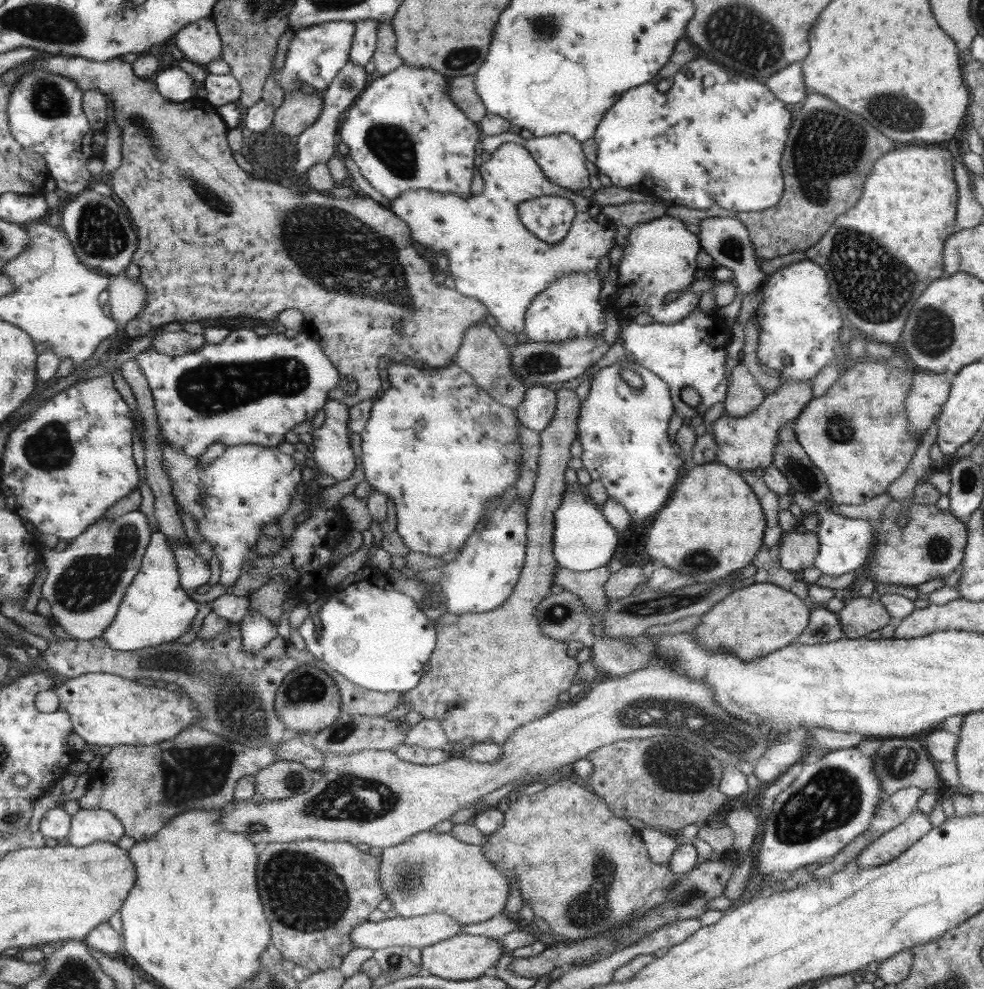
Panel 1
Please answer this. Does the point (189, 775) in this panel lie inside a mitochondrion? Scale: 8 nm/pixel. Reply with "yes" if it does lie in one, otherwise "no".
yes

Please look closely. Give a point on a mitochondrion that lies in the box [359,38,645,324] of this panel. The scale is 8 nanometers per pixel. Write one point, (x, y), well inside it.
(392, 146)

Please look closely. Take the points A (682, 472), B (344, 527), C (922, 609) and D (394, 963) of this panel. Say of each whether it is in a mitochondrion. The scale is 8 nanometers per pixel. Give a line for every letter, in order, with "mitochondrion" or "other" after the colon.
A: other
B: other
C: other
D: mitochondrion

